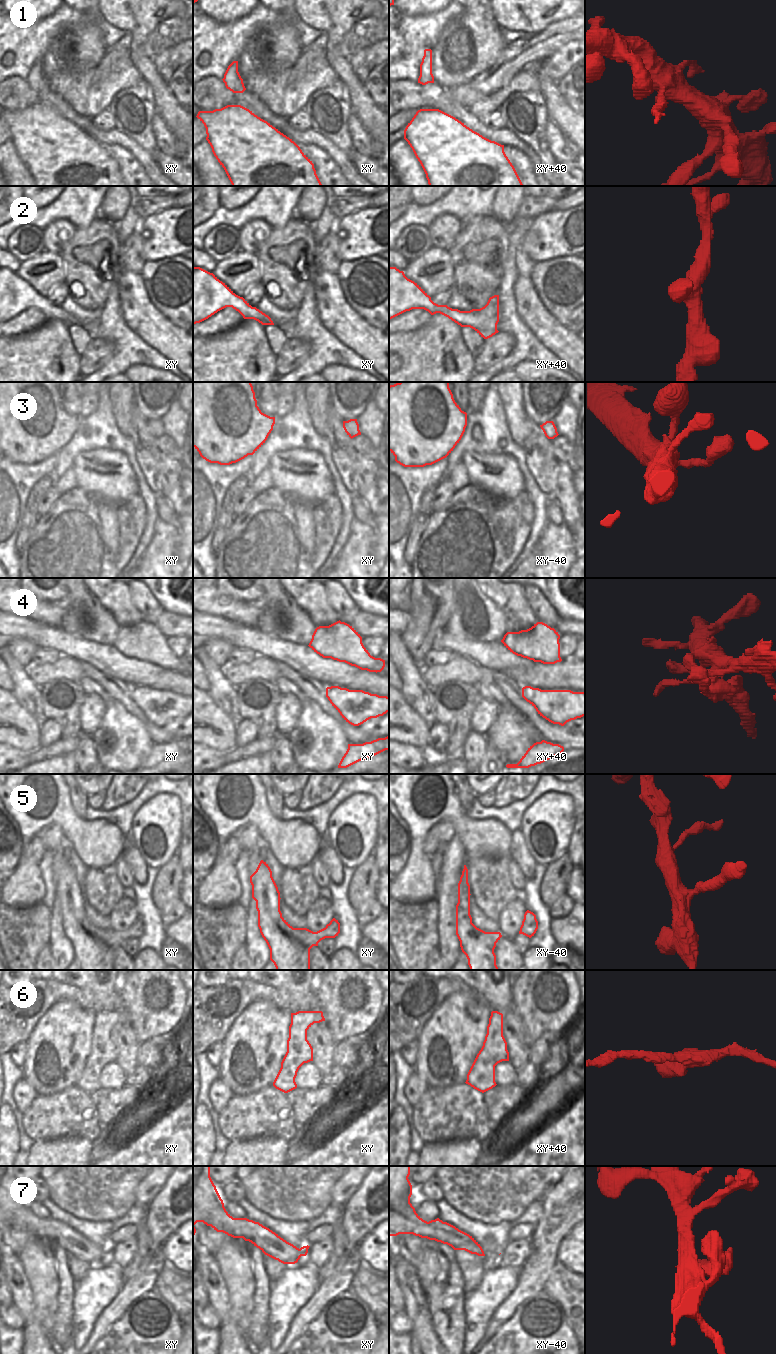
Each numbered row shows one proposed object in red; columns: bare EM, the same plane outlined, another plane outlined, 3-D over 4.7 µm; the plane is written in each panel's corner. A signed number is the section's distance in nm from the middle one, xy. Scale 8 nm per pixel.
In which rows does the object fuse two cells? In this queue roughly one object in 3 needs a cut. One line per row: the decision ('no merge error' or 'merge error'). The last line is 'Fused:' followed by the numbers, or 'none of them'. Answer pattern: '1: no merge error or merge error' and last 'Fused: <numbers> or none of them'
1: merge error
2: no merge error
3: no merge error
4: merge error
5: no merge error
6: no merge error
7: merge error
Fused: 1, 4, 7

